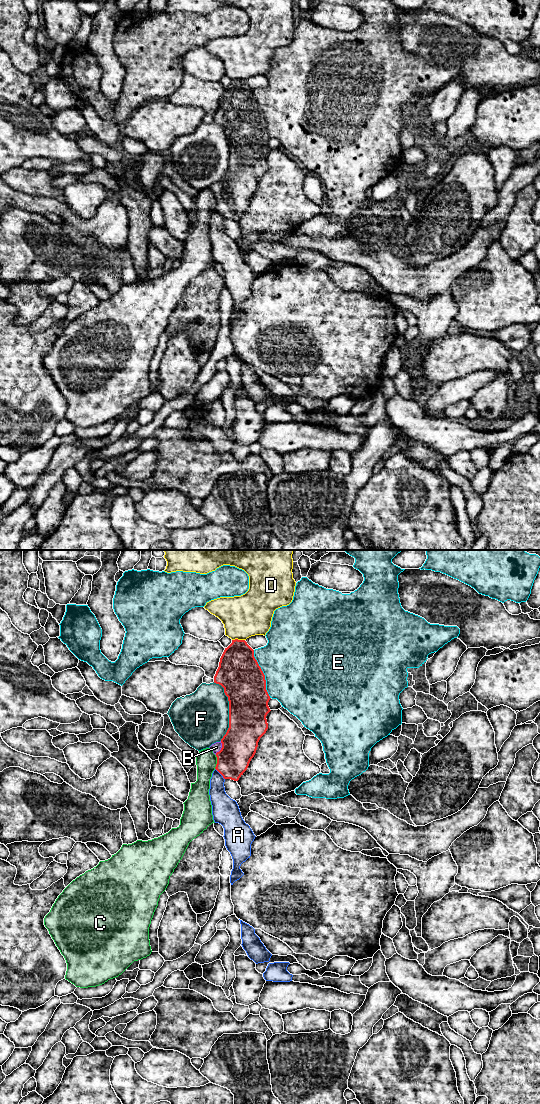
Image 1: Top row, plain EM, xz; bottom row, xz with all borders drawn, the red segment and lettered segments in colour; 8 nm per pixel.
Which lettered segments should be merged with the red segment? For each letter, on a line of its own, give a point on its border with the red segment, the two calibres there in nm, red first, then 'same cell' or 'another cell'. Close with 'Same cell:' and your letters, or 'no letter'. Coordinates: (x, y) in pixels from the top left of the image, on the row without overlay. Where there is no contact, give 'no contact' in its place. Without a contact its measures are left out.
A: xz (220, 213) | 280/170 nm | another cell
B: xz (221, 188) | 280/80 nm | same cell
C: xz (217, 202) | 280/170 nm | another cell
D: xz (237, 79) | 320/340 nm | another cell
E: xz (263, 114) | 340/480 nm | another cell
F: xz (229, 149) | 340/440 nm | another cell
Same cell: B

